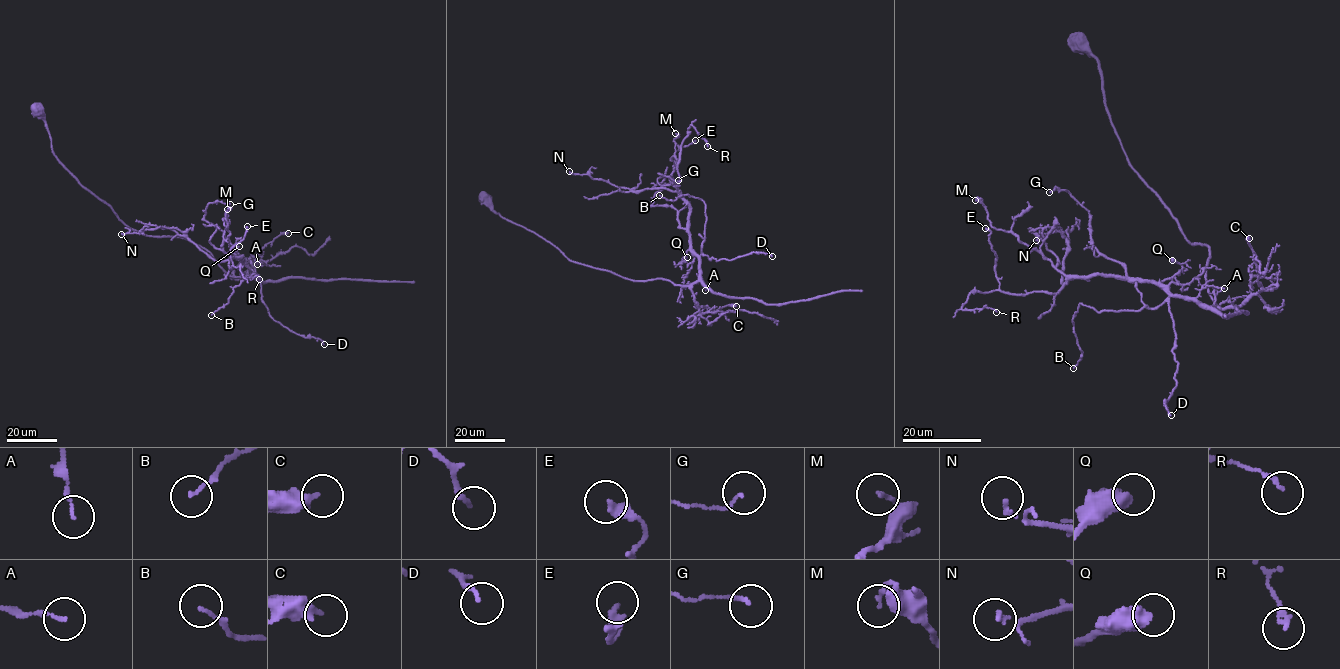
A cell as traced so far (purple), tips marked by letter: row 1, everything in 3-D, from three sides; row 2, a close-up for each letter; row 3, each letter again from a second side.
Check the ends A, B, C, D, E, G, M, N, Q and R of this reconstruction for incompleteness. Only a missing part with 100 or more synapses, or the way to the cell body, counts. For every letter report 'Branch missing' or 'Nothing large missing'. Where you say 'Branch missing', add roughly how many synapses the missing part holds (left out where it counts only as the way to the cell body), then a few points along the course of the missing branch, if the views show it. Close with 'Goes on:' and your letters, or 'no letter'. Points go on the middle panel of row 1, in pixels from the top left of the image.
A: Nothing large missing
B: Nothing large missing
C: Nothing large missing
D: Nothing large missing
E: Nothing large missing
G: Nothing large missing
M: Nothing large missing
N: Nothing large missing
Q: Nothing large missing
R: Nothing large missing
Goes on: no letter

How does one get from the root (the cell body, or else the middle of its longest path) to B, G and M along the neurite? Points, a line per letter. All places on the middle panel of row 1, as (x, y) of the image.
B: (486, 197), (496, 213), (570, 260), (633, 280), (692, 286), (705, 205), (687, 194), (673, 200), (659, 195)
G: (486, 197), (570, 260), (692, 286), (699, 258), (689, 232), (672, 207), (652, 205), (678, 180)
M: (486, 197), (570, 260), (692, 286), (699, 258), (689, 205), (669, 179), (675, 133)

